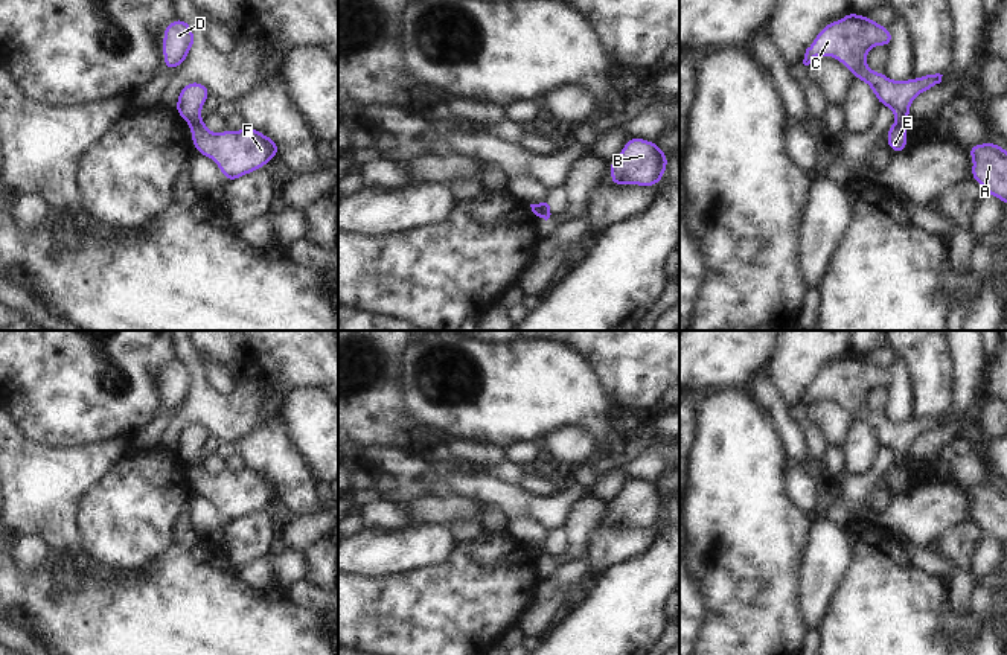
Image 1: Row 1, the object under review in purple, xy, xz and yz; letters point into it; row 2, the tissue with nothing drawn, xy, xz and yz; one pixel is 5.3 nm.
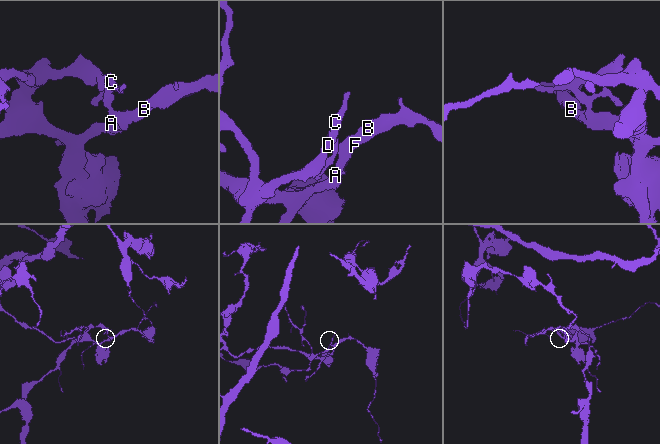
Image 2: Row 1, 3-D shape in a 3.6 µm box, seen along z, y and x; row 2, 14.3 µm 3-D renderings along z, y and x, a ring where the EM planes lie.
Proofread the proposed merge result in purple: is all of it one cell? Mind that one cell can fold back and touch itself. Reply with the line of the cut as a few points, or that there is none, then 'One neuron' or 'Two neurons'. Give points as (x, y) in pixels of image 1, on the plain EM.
Split along xy (200, 463), (191, 468). Two neurons

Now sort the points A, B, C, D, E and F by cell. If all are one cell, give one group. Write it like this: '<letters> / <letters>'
A B E F / C D

